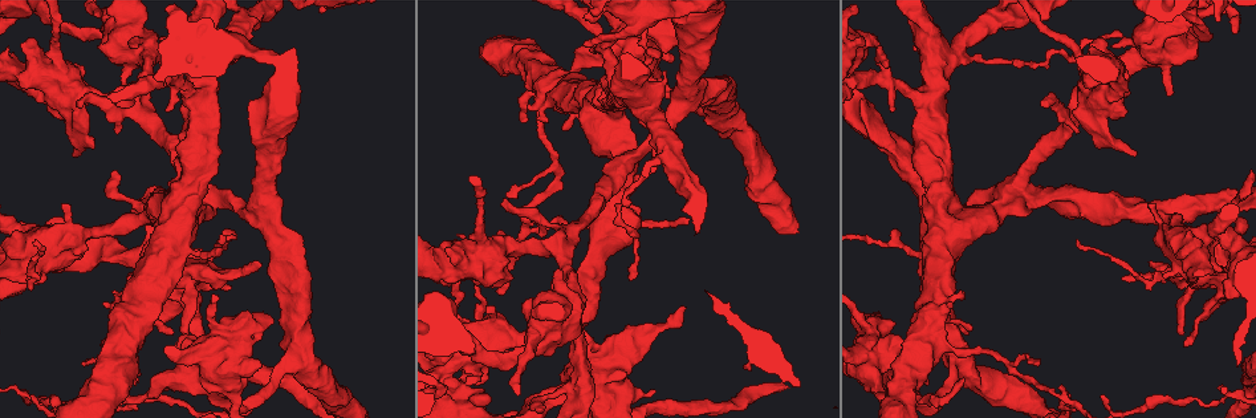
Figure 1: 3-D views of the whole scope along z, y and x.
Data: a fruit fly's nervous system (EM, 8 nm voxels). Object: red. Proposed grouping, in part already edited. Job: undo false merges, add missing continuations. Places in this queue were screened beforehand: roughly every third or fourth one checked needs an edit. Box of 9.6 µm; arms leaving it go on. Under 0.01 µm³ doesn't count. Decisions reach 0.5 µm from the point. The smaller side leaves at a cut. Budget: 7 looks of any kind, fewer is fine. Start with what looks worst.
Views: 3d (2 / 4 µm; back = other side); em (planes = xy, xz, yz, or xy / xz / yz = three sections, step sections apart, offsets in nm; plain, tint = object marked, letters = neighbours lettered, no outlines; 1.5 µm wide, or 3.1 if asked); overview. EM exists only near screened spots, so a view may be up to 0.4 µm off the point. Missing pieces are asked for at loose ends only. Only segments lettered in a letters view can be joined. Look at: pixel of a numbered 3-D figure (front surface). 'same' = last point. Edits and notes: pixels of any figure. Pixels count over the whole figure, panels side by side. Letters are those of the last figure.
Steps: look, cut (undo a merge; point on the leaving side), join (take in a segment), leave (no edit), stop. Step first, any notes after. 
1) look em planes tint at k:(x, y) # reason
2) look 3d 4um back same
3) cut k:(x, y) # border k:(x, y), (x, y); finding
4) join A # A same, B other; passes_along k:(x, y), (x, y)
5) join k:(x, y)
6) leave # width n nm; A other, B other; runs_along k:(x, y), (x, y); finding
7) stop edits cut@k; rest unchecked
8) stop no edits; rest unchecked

look em xz step 8 tint at 1:(126, 279) # free end

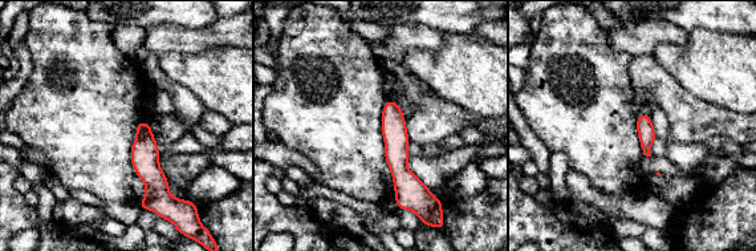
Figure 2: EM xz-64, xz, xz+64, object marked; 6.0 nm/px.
look em planes letters same # another direction

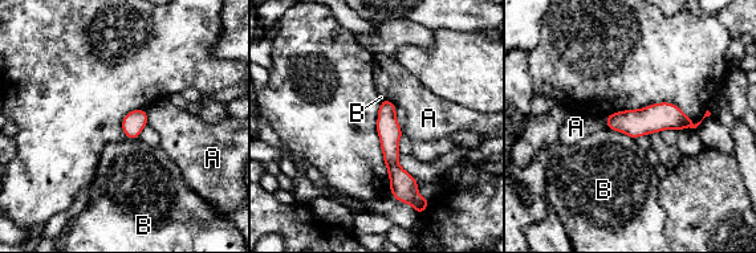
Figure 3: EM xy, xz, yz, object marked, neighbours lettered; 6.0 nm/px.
leave # A other, B other; runs_along 3:(385, 103), (391, 166), (407, 199); none of them fits

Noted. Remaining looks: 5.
look em planes letters at 1:(437, 393) # sharp bend

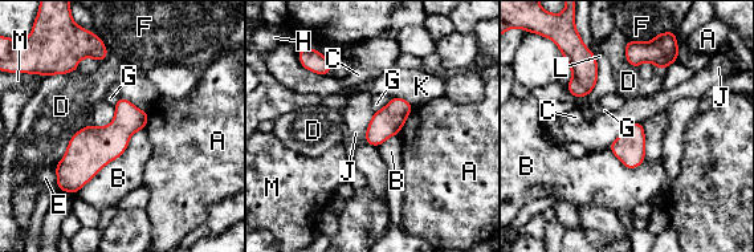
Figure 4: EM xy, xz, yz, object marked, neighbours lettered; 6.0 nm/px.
leave # A other, B other, C other, D other, E other, F other, G other, H other, J other, K other, L other, M other; border 4:(114, 106), (109, 124), (90, 124); continuous, no second cell

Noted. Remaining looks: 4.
look 3d 2um at 1:(1103, 396) # tapers out

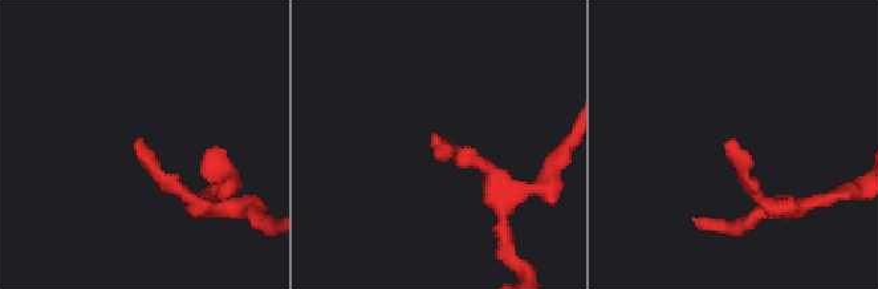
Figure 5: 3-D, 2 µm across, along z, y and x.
look em planes tint at 5:(725, 147) # need the tissue

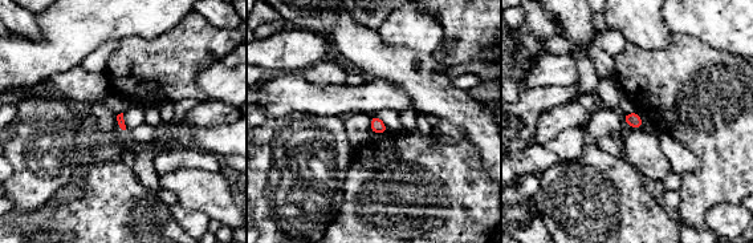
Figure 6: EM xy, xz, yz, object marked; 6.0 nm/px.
look em planes letters same # what lies round it

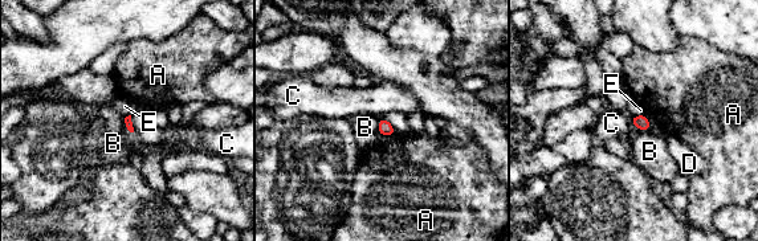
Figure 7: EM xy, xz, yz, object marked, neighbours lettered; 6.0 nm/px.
leave # A other, B other, C other, D other, E other; border 7:(630, 119), (634, 126); none of them fits

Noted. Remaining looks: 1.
stop no edits; rest unchecked

